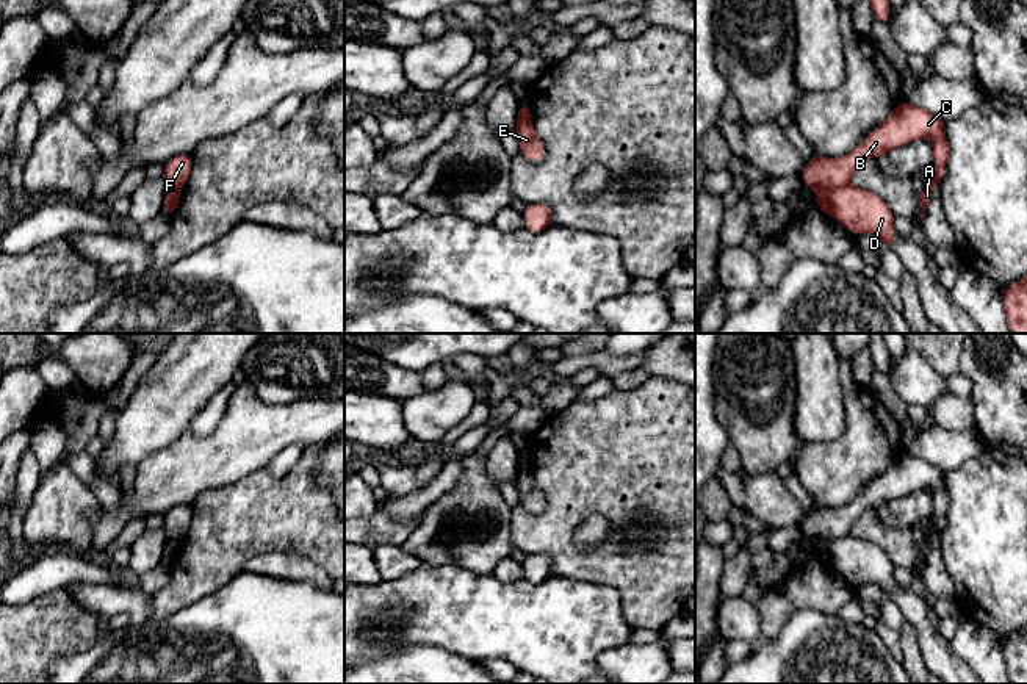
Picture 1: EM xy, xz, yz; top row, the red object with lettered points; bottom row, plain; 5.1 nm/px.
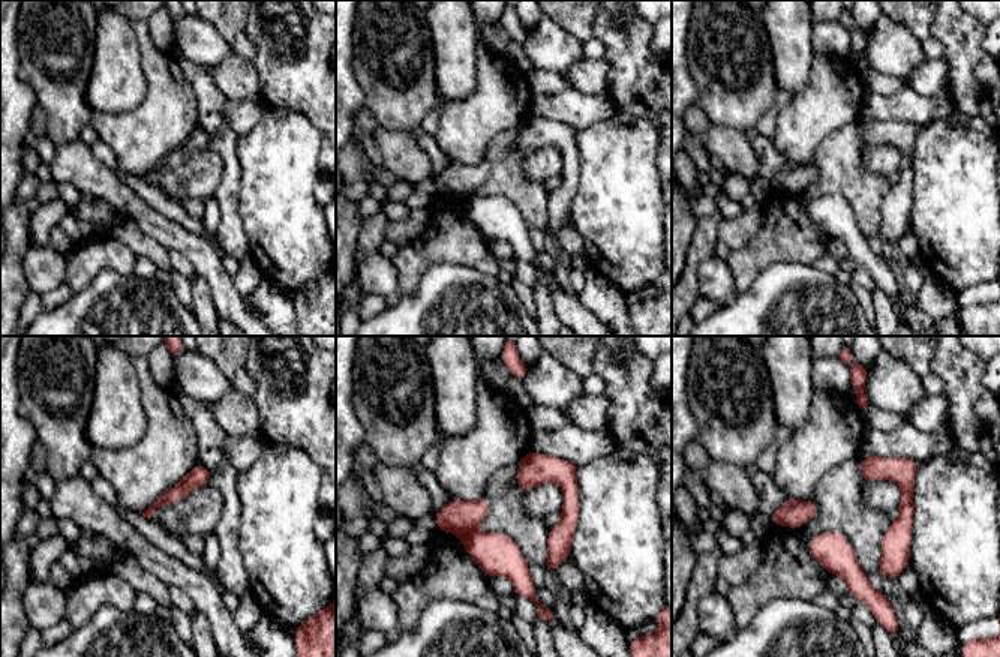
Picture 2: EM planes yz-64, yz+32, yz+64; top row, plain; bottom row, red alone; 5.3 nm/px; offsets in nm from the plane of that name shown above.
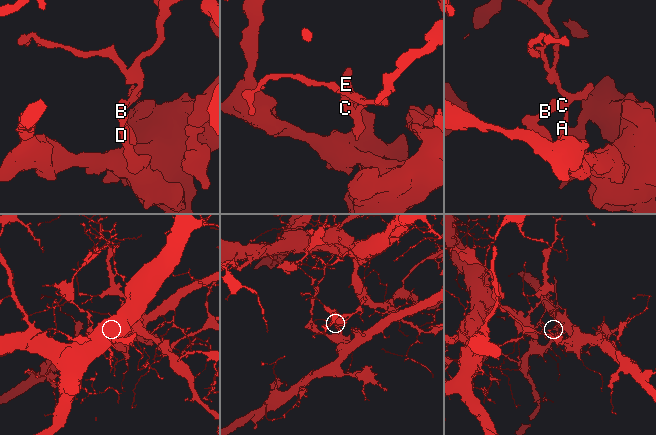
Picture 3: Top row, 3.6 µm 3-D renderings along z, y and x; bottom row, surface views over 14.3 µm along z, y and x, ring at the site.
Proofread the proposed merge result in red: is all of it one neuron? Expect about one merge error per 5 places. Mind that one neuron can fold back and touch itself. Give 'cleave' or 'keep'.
cleave

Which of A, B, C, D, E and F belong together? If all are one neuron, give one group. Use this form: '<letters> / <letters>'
A B C F / D E

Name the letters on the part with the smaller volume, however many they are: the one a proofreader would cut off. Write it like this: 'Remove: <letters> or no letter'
Remove: D, E

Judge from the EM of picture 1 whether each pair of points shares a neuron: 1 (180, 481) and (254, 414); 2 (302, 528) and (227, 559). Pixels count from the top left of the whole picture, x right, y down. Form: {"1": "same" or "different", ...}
{"1": "same", "2": "same"}

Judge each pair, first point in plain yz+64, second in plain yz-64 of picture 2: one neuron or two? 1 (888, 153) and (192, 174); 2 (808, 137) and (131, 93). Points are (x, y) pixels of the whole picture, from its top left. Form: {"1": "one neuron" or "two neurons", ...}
{"1": "one neuron", "2": "two neurons"}

